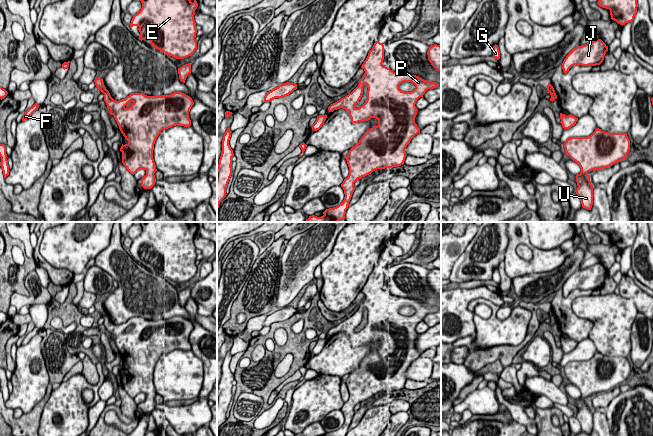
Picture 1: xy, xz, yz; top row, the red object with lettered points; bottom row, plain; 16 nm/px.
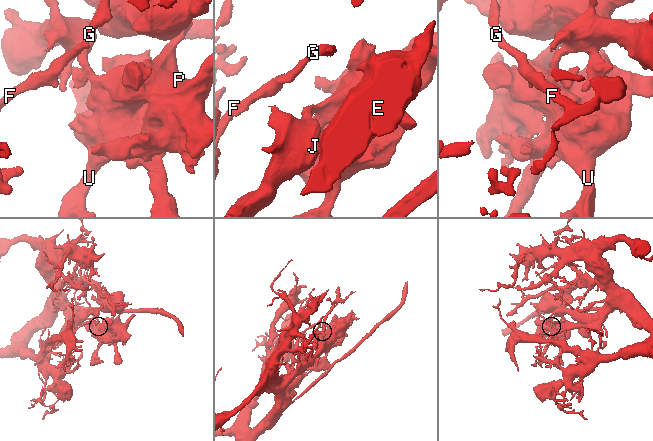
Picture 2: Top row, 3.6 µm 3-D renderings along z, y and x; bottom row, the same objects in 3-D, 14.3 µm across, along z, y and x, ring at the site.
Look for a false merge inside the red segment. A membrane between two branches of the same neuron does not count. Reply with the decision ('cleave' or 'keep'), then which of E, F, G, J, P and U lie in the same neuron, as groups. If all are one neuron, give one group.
keep; E F G J P U

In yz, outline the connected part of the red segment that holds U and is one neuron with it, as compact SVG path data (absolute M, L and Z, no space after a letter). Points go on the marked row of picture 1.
M596 128L588 137L571 137L564 143L566 155L579 164L581 172L576 175L576 194L582 207L591 210L593 186L590 171L608 168L626 159L630 150L627 133L610 133Z

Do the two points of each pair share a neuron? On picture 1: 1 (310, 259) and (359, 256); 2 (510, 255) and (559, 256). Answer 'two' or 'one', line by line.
1: two
2: one

